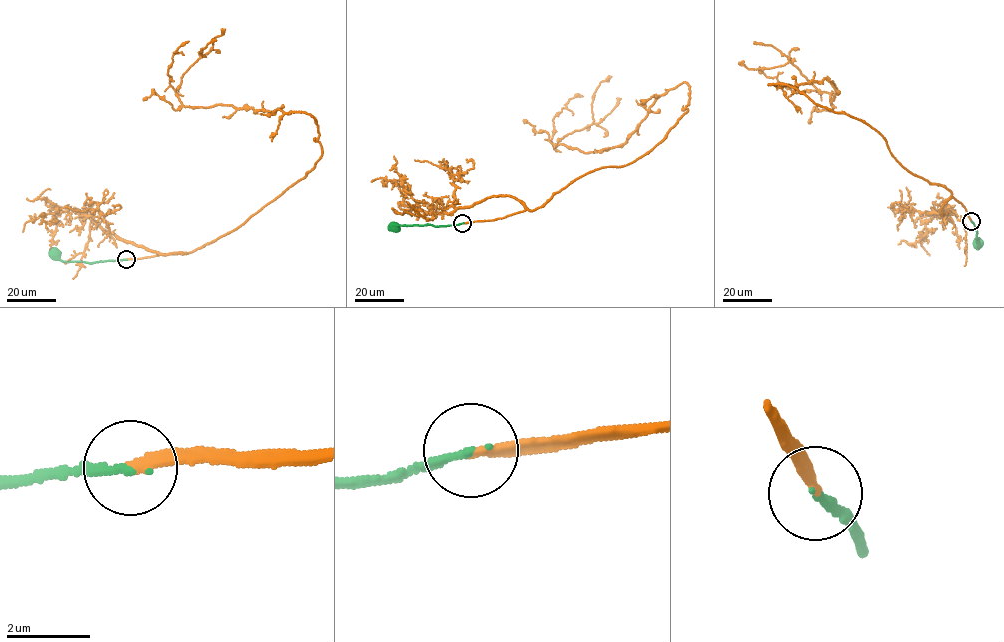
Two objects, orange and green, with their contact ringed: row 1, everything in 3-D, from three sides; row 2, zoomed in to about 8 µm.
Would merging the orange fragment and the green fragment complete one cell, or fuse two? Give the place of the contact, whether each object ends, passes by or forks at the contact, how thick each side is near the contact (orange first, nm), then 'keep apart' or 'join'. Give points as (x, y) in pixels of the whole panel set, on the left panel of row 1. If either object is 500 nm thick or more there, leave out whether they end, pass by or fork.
(126, 259) | orange ends | green ends | 260/190 nm | join

